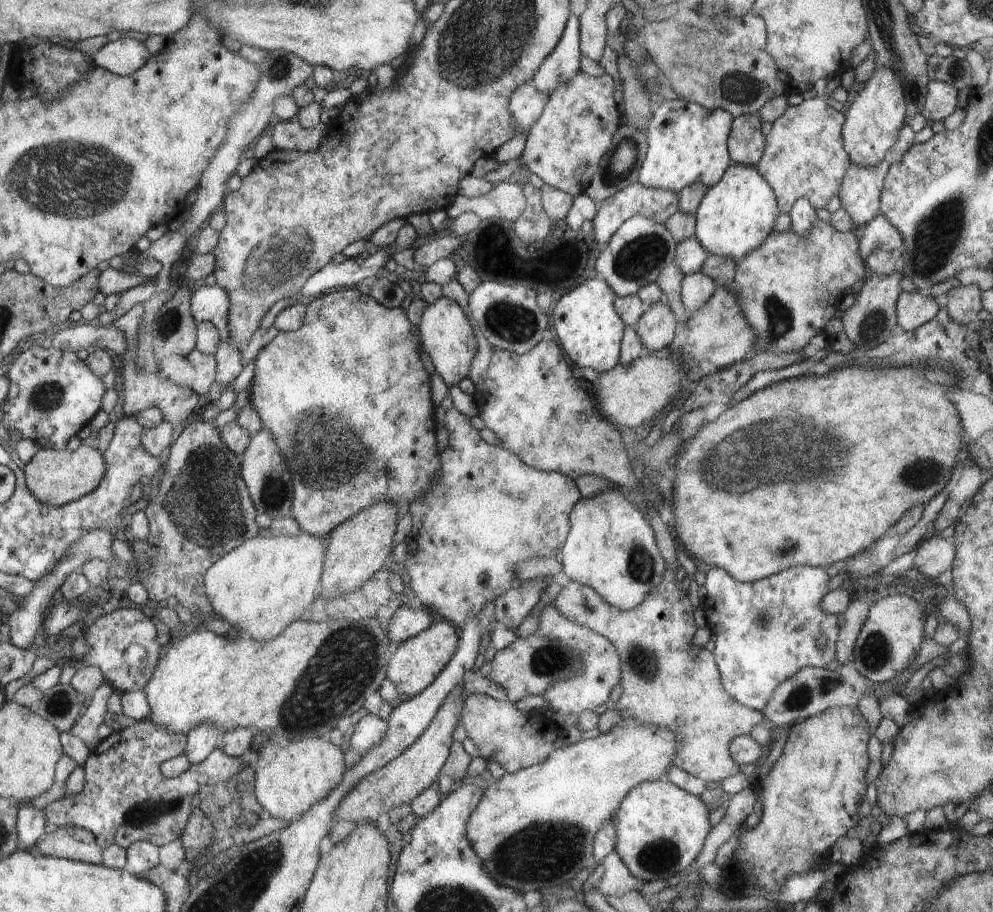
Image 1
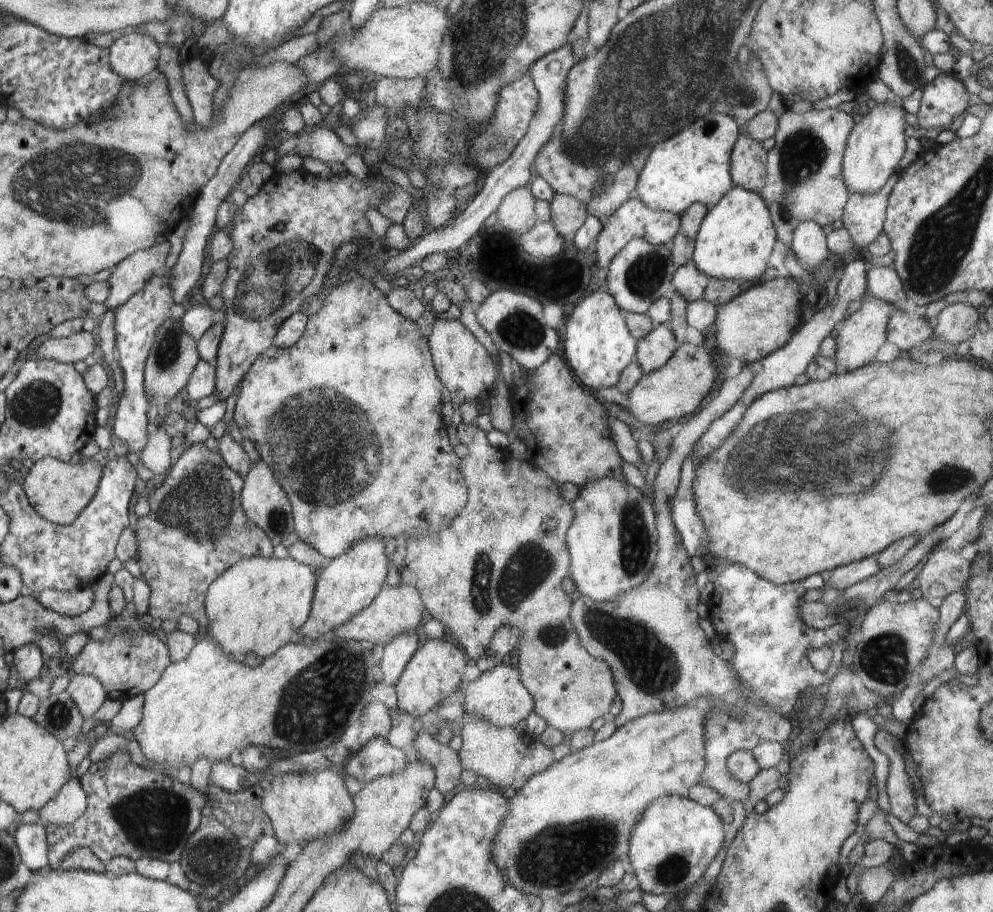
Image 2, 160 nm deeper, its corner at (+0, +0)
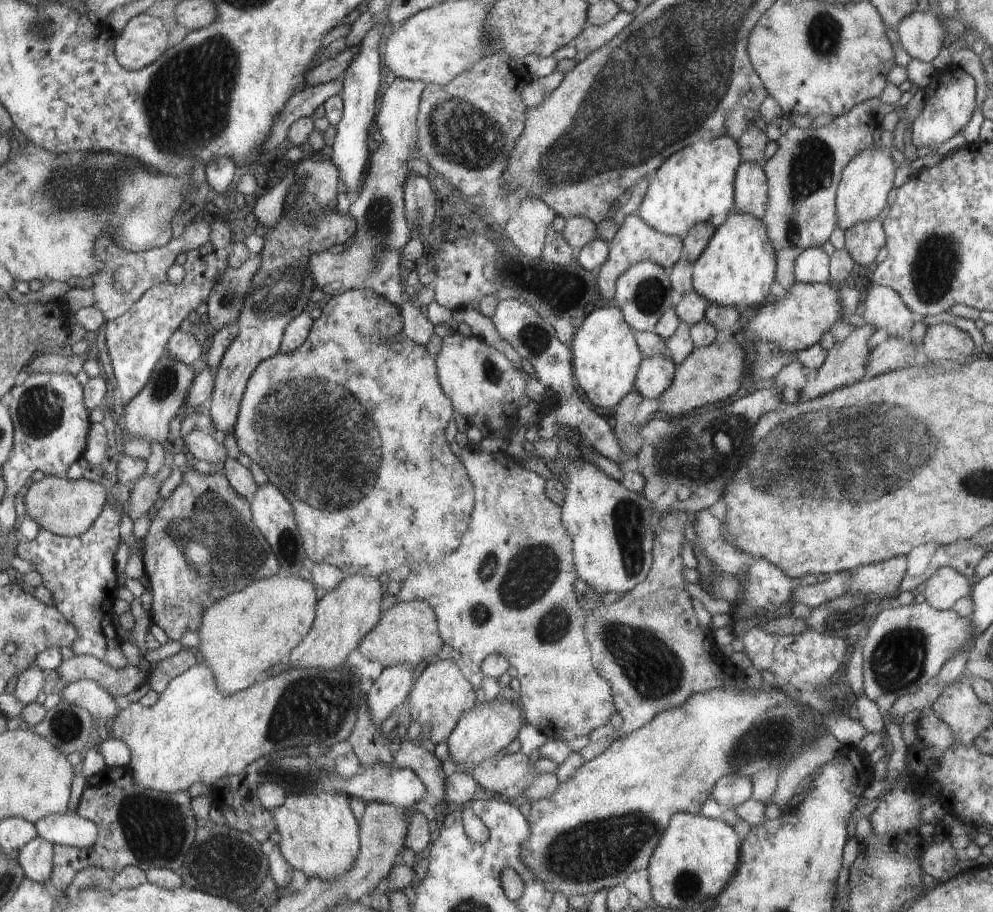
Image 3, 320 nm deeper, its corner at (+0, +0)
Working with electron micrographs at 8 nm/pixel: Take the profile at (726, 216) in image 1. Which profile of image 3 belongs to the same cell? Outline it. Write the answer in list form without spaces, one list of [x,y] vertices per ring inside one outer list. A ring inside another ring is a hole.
[[[734,210],[726,223],[721,227],[716,227],[714,236],[692,268],[694,292],[707,300],[709,304],[735,307],[738,312],[741,312],[740,309],[748,308],[748,306],[764,306],[766,296],[770,294],[770,286],[774,282],[774,270],[777,270],[776,250],[769,240],[768,230],[763,221]]]

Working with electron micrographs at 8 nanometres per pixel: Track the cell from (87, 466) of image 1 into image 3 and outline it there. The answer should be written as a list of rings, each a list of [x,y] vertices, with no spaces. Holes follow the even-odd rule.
[[[50,475],[40,481],[34,481],[32,487],[24,496],[25,516],[39,524],[40,528],[55,535],[77,537],[84,535],[99,518],[103,507],[110,498],[103,483],[86,481],[84,478],[71,481],[70,479]]]

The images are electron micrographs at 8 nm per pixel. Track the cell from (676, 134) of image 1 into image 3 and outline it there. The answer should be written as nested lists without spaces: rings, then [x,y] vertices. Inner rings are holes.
[[[729,136],[691,144],[678,151],[674,160],[665,160],[649,180],[648,191],[636,214],[656,232],[681,239],[701,223],[721,227],[735,210],[734,187],[742,161],[737,142]]]

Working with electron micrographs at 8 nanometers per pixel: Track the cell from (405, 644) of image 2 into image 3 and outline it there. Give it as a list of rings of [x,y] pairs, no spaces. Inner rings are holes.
[[[410,665],[386,667],[366,692],[367,707],[377,727],[407,702],[414,683],[413,670]]]

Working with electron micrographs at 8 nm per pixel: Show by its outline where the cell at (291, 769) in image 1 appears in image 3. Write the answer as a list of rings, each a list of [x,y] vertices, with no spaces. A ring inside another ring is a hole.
[[[336,792],[314,795],[288,795],[284,804],[273,812],[277,830],[281,834],[279,848],[292,868],[302,870],[307,877],[323,881],[337,881],[344,877],[358,860],[358,822],[348,806],[344,794]]]

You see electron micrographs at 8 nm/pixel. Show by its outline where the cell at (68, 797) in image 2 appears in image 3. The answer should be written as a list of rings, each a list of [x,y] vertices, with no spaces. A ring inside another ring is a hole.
[[[76,813],[67,816],[51,814],[36,822],[37,834],[52,846],[64,845],[75,849],[91,849],[98,838],[97,826]]]

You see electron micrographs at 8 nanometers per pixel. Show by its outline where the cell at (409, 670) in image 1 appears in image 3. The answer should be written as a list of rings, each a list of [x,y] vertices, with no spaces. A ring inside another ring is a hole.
[[[452,659],[430,662],[422,675],[416,679],[408,696],[411,720],[421,725],[432,726],[432,732],[429,735],[435,745],[448,740],[461,720],[461,716],[476,707],[476,694],[468,684],[468,678],[462,676],[458,667],[460,666],[456,666],[456,662]]]

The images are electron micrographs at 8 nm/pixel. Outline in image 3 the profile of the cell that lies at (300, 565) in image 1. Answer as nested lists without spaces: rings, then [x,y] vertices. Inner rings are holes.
[[[278,574],[229,594],[208,608],[198,632],[197,653],[200,662],[211,668],[217,690],[225,697],[246,691],[278,660],[286,660],[306,640],[319,595],[312,582]]]

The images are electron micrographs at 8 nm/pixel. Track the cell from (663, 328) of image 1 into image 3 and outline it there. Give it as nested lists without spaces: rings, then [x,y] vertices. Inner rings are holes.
[[[670,355],[652,357],[642,362],[637,372],[637,387],[644,398],[658,400],[671,387],[676,366]]]

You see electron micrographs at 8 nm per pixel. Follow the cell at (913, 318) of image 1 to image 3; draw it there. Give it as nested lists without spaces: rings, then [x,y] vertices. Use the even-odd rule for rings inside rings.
[[[888,337],[874,350],[869,352],[866,363],[867,374],[877,377],[891,371],[912,367],[916,346],[910,340],[902,341],[895,337]]]

